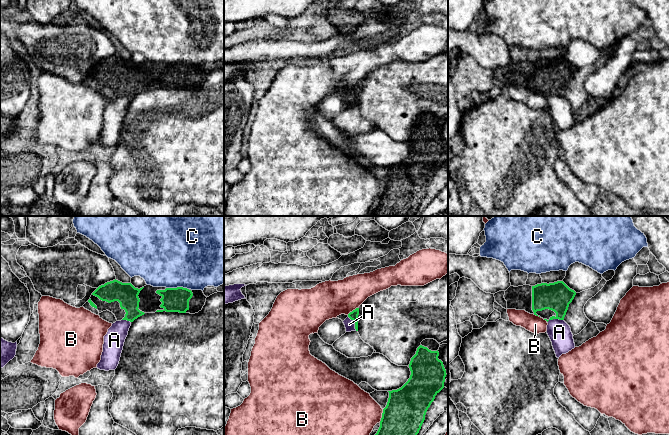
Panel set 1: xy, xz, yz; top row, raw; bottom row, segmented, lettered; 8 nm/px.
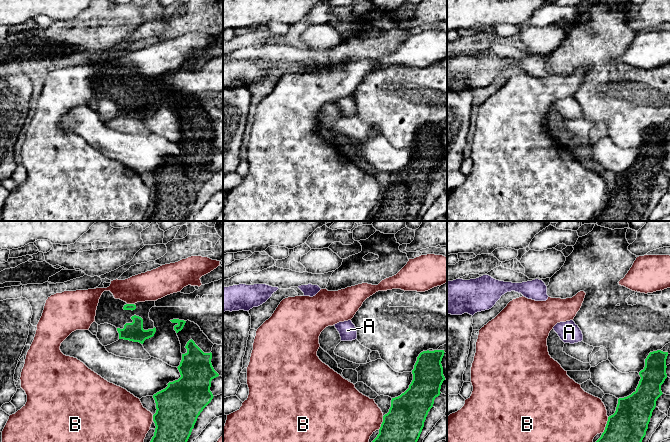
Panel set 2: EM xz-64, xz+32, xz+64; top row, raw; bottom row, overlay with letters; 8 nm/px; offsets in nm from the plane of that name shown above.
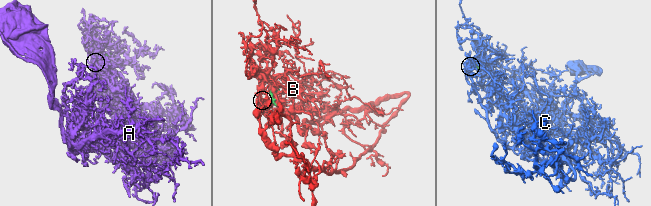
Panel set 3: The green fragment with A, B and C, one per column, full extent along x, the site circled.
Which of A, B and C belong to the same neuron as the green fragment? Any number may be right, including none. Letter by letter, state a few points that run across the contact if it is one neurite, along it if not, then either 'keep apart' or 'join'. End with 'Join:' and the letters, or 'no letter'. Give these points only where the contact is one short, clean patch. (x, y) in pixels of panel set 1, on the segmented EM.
A: yz (563, 319), (550, 319), (547, 322) | keep apart
B: keep apart
C: keep apart
Join: no letter

